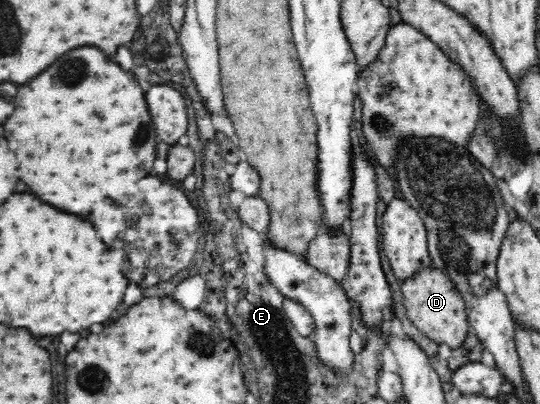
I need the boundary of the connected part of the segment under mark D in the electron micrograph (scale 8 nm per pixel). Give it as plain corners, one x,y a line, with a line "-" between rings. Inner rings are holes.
431,266
431,268
420,270
400,287
403,300
405,300
407,318
415,324
419,332
437,345
444,343
451,350
461,348
471,327
467,318
465,302
453,282
439,269

